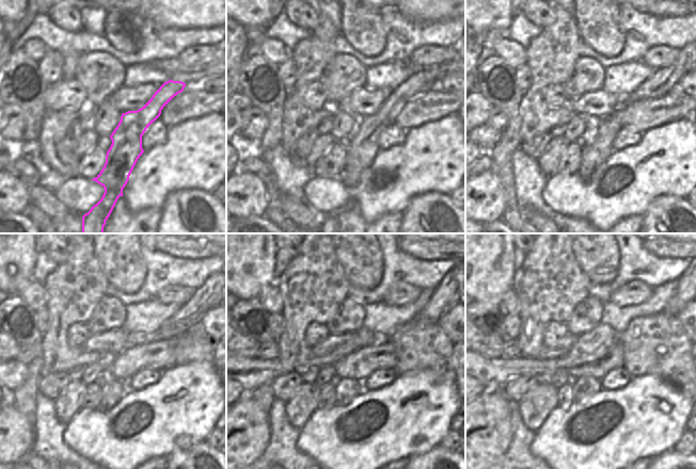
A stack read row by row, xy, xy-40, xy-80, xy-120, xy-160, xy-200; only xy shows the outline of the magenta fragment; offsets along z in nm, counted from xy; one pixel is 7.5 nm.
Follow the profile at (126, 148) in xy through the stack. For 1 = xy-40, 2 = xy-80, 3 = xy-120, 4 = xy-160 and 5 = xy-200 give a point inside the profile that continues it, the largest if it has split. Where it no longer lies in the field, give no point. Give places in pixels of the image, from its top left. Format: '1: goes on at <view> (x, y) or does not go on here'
1: goes on at xy-40 (364, 147)
2: goes on at xy-80 (604, 129)
3: goes on at xy-120 (204, 298)
4: goes on at xy-160 (443, 298)
5: goes on at xy-200 (682, 296)

